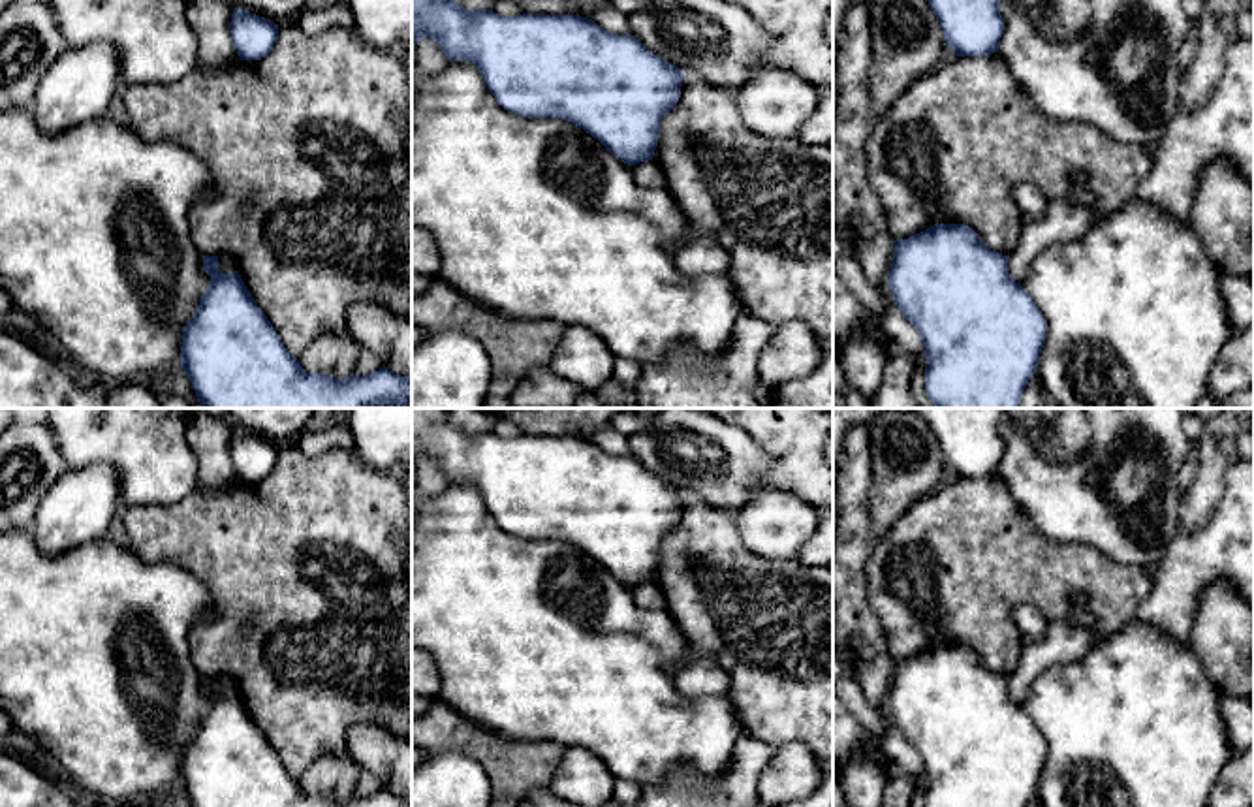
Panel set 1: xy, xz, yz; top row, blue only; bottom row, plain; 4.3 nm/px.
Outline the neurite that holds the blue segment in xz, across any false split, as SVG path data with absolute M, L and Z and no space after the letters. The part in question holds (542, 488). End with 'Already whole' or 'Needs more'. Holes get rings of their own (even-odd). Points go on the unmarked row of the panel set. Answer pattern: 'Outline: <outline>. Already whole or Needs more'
Outline: M412 408L412 463L432 461L449 483L472 483L489 514L506 532L528 540L568 542L598 561L615 579L628 587L654 578L662 540L681 519L682 491L649 472L634 457L619 457L579 436L502 438L493 431L466 431L451 418L453 408Z. Already whole

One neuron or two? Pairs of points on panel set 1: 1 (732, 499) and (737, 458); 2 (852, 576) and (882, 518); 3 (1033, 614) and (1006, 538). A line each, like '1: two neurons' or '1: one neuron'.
1: one neuron
2: two neurons
3: two neurons

